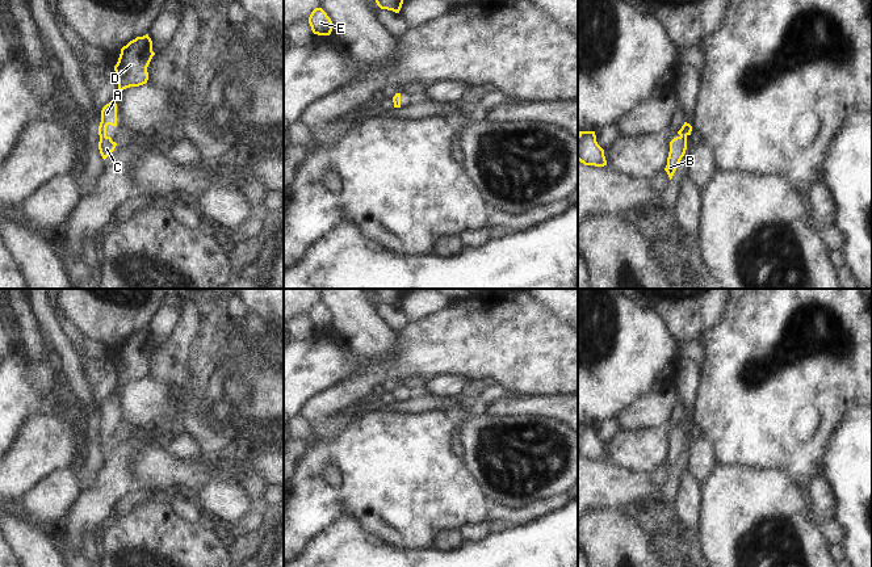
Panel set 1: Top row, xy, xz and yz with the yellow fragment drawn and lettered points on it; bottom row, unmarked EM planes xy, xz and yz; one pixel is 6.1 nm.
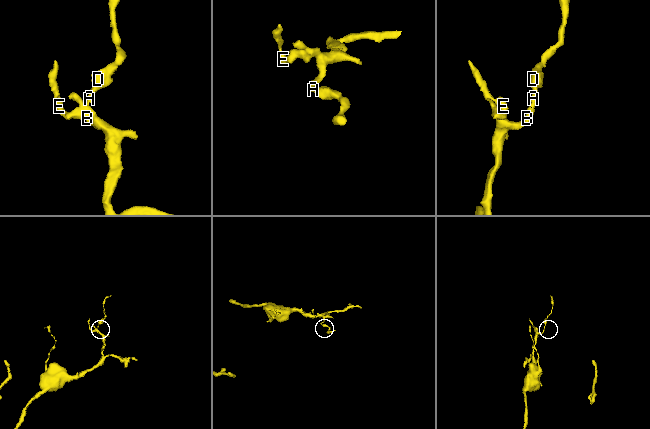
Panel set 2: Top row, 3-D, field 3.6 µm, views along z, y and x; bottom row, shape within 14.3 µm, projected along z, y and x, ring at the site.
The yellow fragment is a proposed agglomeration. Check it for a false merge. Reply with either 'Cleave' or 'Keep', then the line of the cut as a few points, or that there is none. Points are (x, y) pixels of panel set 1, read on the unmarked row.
Keep. No split.

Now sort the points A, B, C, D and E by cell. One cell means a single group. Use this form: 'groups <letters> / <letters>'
groups A B C D E

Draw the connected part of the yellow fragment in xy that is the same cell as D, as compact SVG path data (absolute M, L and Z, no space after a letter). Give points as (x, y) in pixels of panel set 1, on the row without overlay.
M148 328L137 331L121 343L114 365L118 373L118 386L130 381L139 381L147 377L147 361L155 346Z

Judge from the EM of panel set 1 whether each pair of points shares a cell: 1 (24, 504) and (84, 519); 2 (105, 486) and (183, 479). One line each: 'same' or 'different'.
1: different
2: different

